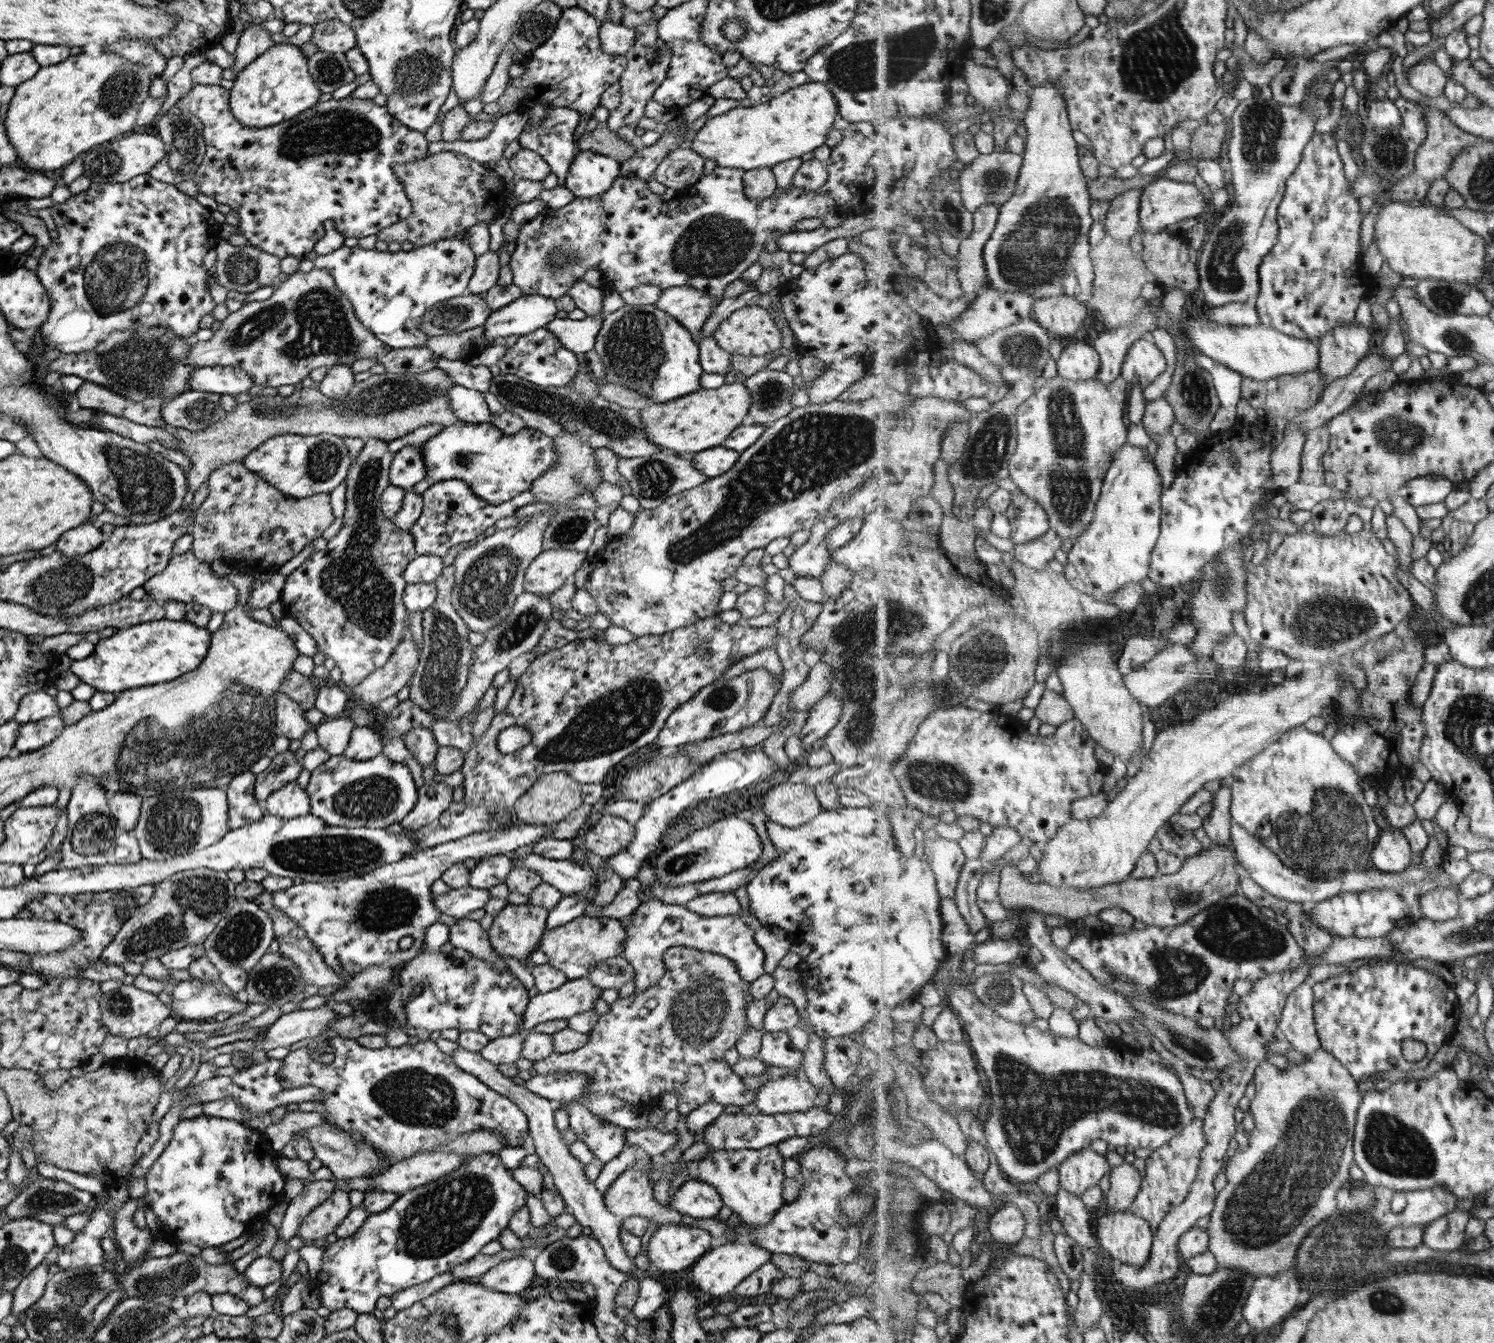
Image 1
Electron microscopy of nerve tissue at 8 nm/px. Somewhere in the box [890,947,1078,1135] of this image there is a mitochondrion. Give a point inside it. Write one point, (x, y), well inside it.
(990, 991)

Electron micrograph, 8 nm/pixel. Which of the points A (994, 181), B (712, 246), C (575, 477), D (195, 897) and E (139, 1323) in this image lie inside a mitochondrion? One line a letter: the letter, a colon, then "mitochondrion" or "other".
A: mitochondrion
B: mitochondrion
C: mitochondrion
D: mitochondrion
E: mitochondrion

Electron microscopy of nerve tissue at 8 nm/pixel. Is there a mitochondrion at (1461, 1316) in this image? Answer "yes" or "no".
no

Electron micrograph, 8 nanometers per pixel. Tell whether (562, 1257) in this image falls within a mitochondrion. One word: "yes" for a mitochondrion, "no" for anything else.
yes

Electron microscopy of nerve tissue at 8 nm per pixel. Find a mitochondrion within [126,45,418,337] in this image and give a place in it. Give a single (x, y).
(333, 133)

